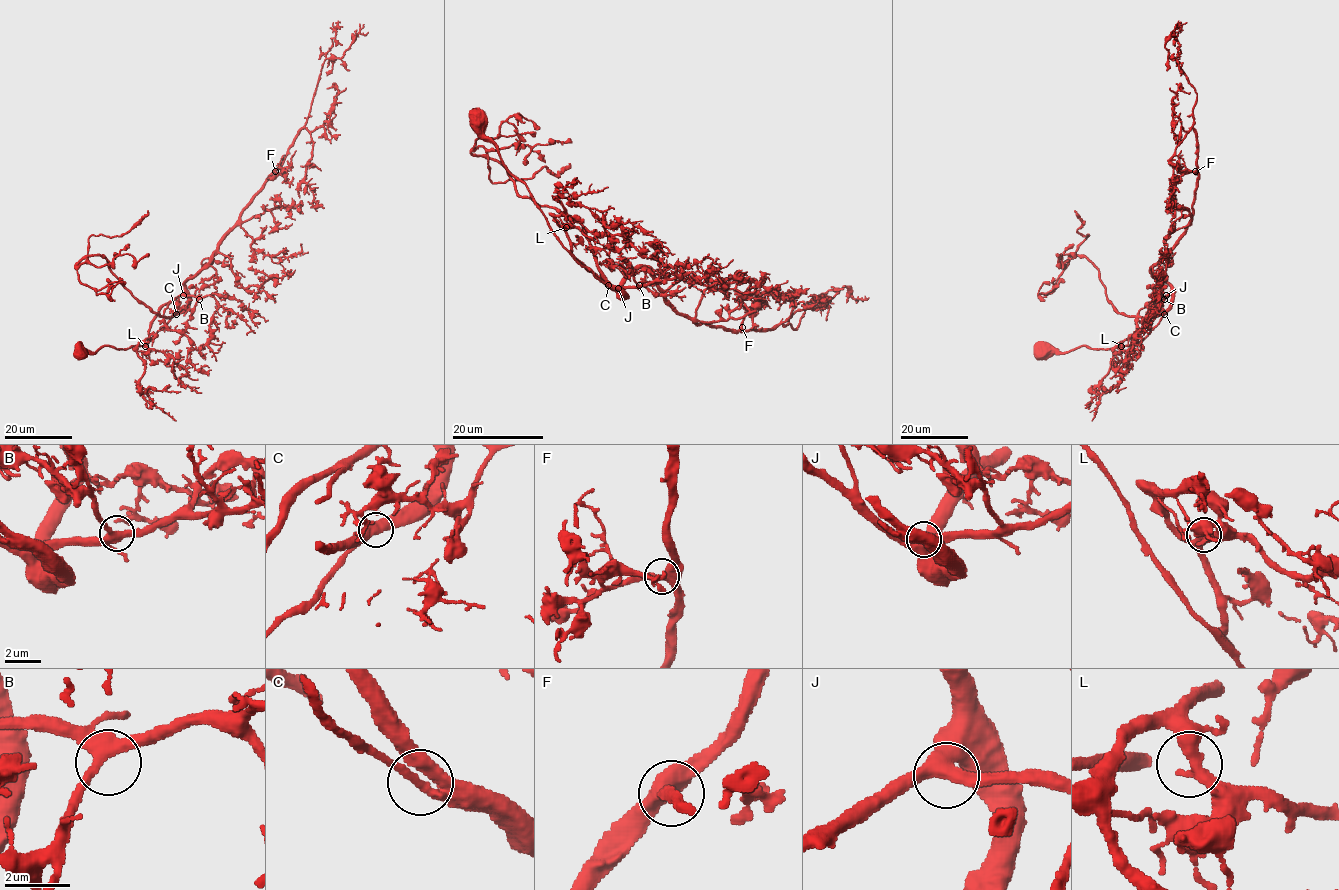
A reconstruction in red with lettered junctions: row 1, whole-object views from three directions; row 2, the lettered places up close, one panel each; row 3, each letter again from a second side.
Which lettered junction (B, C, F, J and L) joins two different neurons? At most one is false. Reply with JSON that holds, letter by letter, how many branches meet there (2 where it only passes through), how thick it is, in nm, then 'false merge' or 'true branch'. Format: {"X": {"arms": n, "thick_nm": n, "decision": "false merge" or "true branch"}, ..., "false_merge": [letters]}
{"B": {"arms": 3, "thick_nm": 360, "decision": "true branch"}, "C": {"arms": 3, "thick_nm": 360, "decision": "true branch"}, "F": {"arms": 3, "thick_nm": 360, "decision": "true branch"}, "J": {"arms": 3, "thick_nm": 400, "decision": "true branch"}, "L": {"arms": 3, "thick_nm": 360, "decision": "true branch"}, "false_merge": []}

